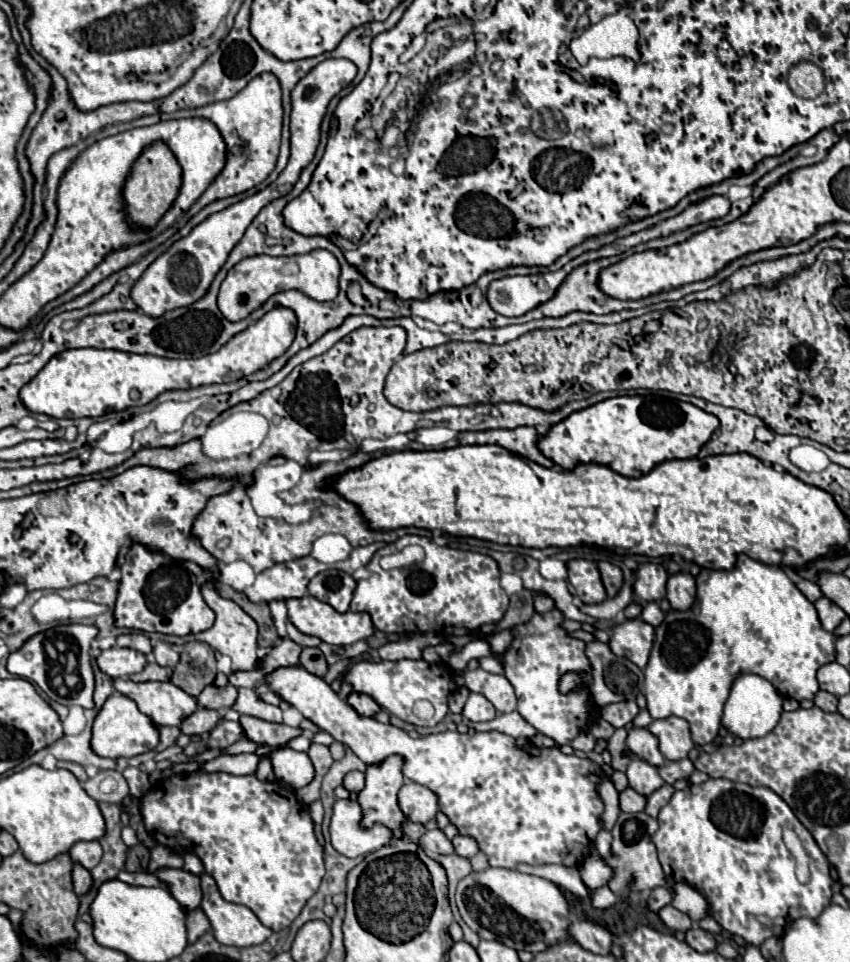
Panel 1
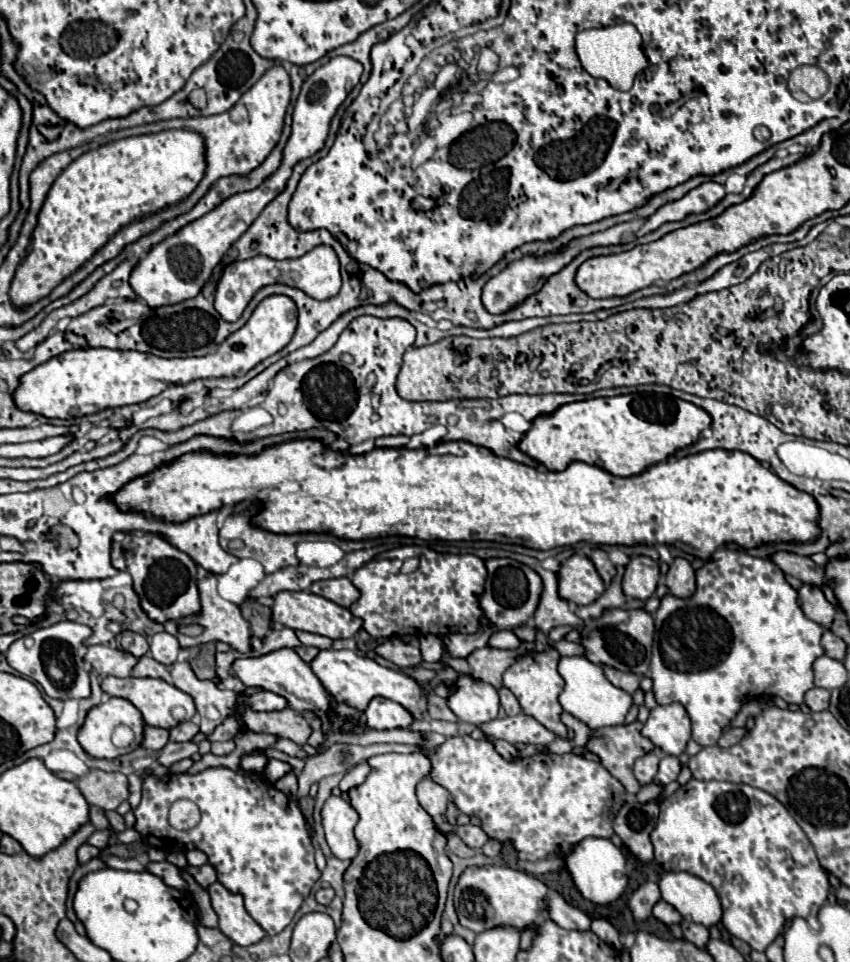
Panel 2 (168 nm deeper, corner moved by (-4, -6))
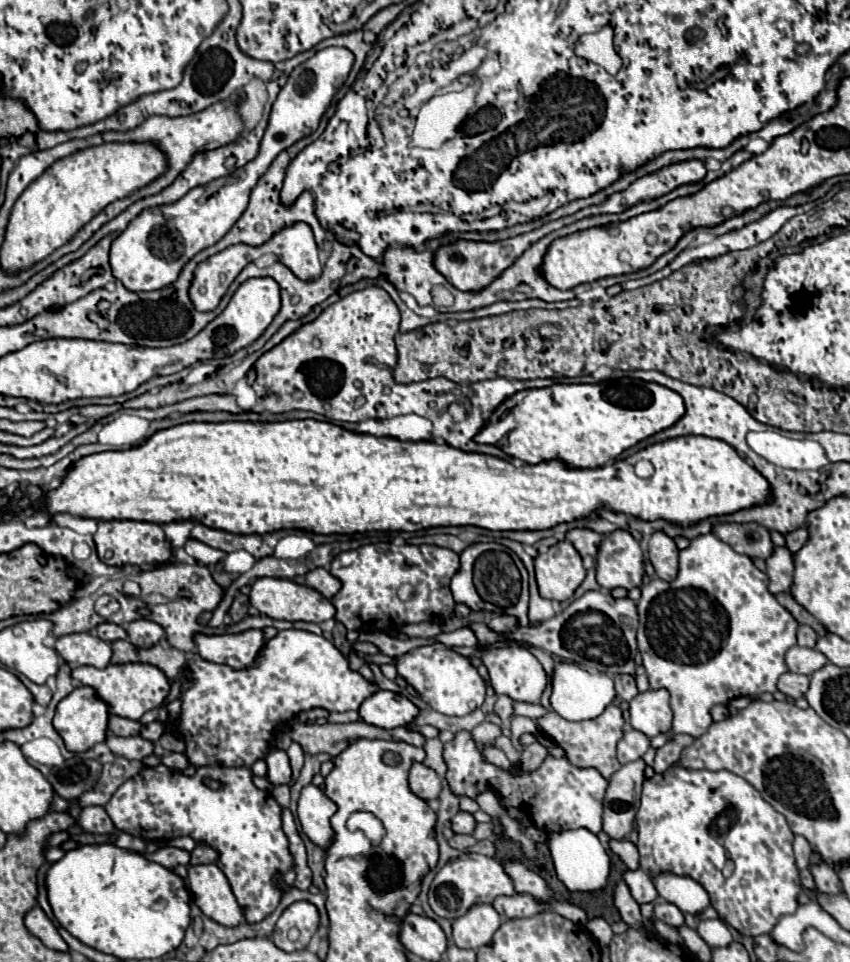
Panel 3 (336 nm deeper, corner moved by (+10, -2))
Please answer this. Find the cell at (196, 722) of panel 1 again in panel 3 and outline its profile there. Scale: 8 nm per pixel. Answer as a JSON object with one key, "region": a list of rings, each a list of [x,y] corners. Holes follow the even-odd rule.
{"region":[[[154,721],[154,723],[148,723],[148,725],[144,725],[140,735],[142,735],[144,739],[148,739],[148,741],[156,743],[156,741],[162,737],[162,733],[164,733],[164,725],[162,725],[160,721]]]}

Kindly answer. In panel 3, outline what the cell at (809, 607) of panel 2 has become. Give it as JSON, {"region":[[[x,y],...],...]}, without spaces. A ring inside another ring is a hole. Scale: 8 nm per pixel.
{"region":[[[776,547],[774,555],[766,559],[768,565],[768,577],[770,577],[770,591],[774,595],[778,593],[790,593],[790,583],[794,577],[794,559],[792,553],[786,547]]]}

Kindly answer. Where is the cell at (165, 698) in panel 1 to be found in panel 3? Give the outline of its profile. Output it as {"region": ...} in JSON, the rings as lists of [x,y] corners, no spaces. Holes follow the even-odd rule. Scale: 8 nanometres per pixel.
{"region":[[[126,663],[126,665],[108,665],[106,669],[96,669],[96,667],[76,667],[72,671],[72,679],[92,687],[100,699],[104,699],[110,707],[112,715],[128,717],[138,721],[146,711],[160,707],[168,693],[170,693],[170,681],[166,675],[154,667],[154,665],[144,665],[144,663]]]}

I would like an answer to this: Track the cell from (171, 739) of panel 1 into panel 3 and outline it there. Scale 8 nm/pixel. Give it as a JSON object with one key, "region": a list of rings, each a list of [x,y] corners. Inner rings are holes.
{"region":[[[112,715],[110,717],[110,731],[120,737],[132,737],[132,735],[138,735],[138,731],[142,731],[142,723]]]}

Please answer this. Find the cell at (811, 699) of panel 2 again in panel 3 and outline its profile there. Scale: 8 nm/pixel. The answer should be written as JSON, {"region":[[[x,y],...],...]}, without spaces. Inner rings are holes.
{"region":[[[784,673],[778,679],[778,689],[790,697],[790,699],[800,699],[806,695],[810,687],[810,679],[806,675],[798,675],[798,673]]]}

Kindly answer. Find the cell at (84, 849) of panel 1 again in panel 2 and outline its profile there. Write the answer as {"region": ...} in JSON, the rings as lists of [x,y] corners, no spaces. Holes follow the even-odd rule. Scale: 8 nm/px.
{"region":[[[110,829],[94,831],[94,833],[90,835],[88,843],[90,843],[90,845],[94,845],[94,847],[98,847],[98,849],[104,849],[104,847],[108,845],[108,837],[110,837],[110,835],[112,835],[112,831],[110,831]]]}

